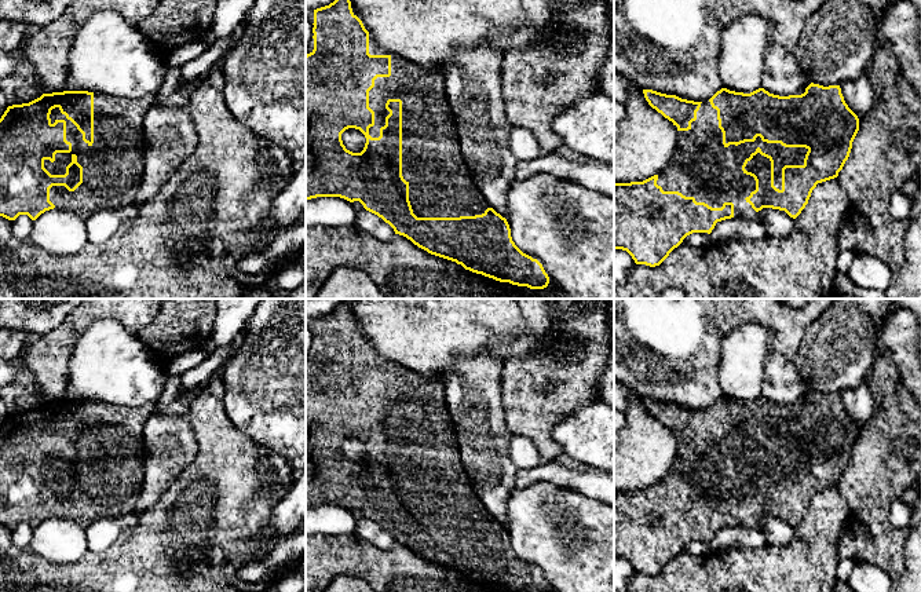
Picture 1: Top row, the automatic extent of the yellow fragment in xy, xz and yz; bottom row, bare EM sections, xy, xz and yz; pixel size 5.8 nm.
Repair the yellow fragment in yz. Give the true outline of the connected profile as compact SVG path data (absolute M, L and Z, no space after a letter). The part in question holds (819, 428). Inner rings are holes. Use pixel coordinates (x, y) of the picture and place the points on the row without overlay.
M811 391L805 397L804 402L789 405L774 403L764 397L759 397L750 402L721 397L706 410L687 409L676 403L666 403L653 398L643 398L643 402L653 417L677 435L677 456L669 472L658 483L654 483L643 490L614 490L614 558L626 559L636 573L646 573L650 575L659 574L687 544L692 541L710 542L716 531L726 527L743 526L749 529L759 529L759 520L763 516L785 519L790 526L796 527L808 512L811 501L816 493L838 485L838 480L843 478L849 465L852 450L859 439L859 427L845 412L840 394L823 395Z

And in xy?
M63 399L43 402L29 412L8 414L0 427L0 525L15 529L19 523L28 523L32 529L36 529L45 519L56 516L69 518L87 529L99 519L114 519L132 512L145 478L143 427L154 412L156 403L153 402L132 408L88 399Z

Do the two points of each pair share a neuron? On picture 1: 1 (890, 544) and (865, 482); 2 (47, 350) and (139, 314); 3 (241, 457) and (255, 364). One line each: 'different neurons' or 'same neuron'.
1: same neuron
2: same neuron
3: different neurons

